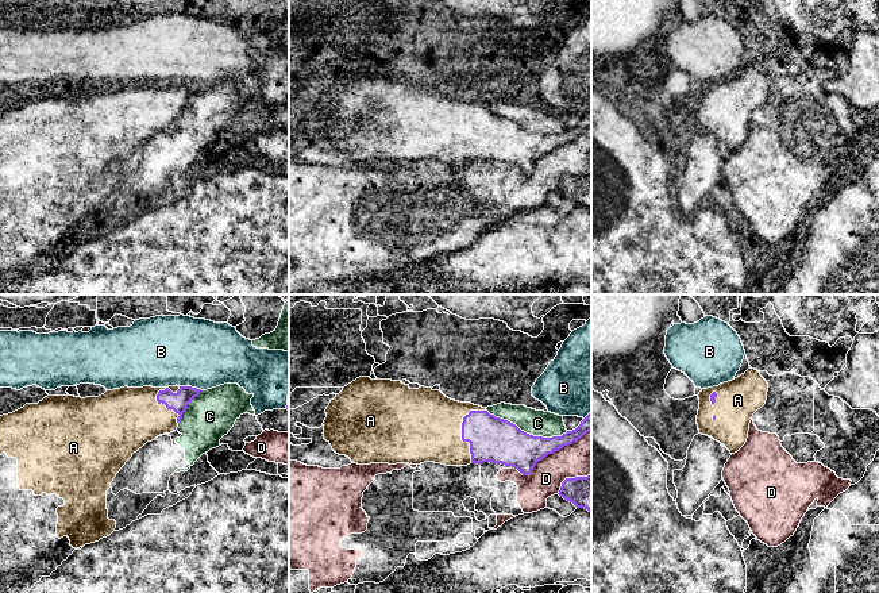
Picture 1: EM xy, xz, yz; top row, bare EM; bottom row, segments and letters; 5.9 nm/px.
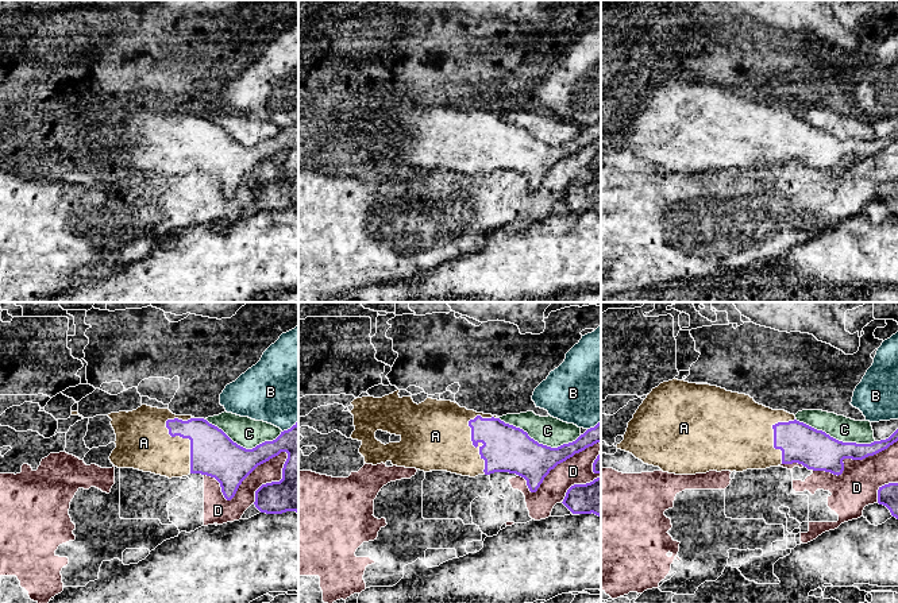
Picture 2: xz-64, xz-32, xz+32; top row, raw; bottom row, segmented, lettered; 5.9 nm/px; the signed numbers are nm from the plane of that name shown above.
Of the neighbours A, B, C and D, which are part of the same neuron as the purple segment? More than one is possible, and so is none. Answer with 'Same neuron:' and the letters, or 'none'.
Same neuron: A

